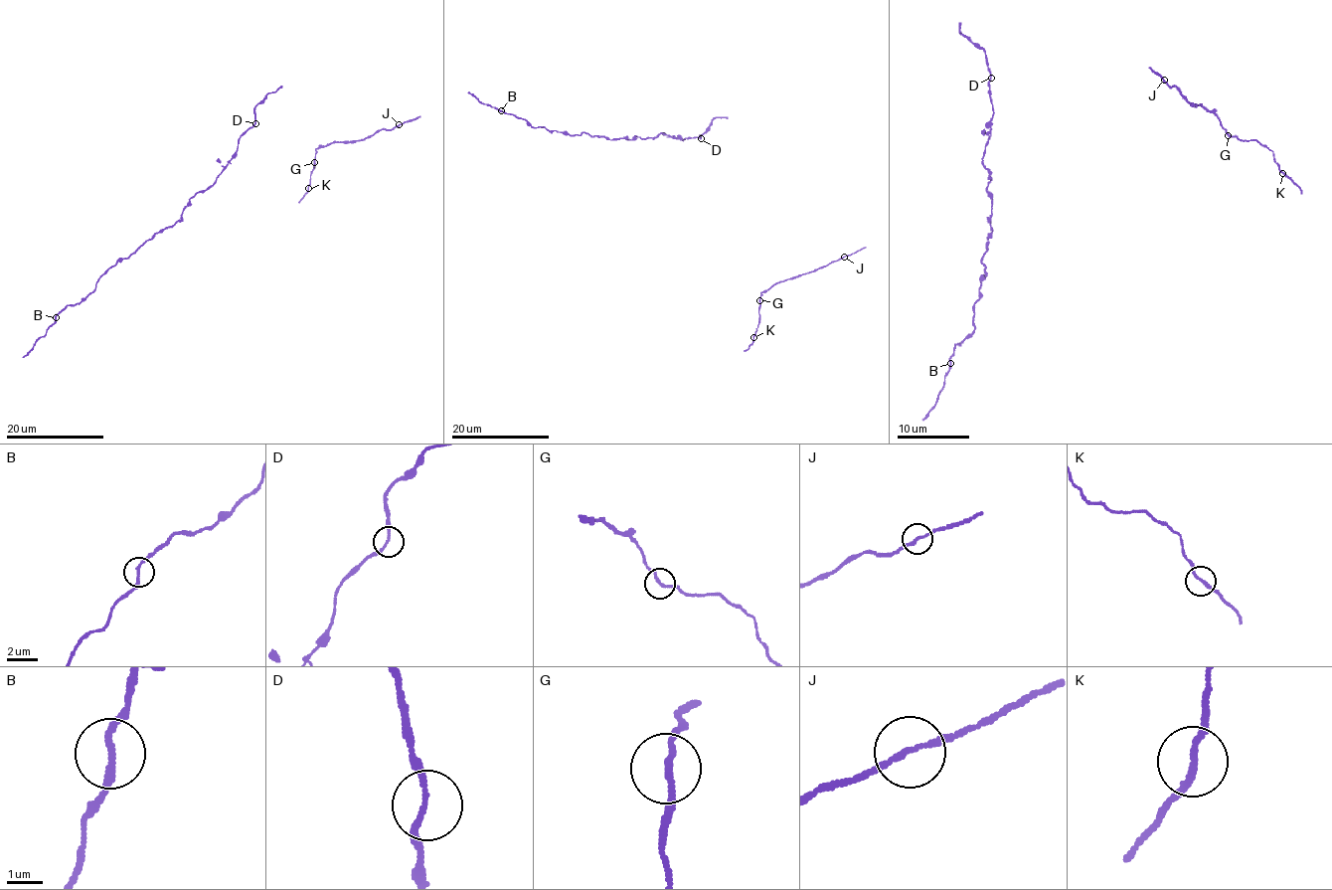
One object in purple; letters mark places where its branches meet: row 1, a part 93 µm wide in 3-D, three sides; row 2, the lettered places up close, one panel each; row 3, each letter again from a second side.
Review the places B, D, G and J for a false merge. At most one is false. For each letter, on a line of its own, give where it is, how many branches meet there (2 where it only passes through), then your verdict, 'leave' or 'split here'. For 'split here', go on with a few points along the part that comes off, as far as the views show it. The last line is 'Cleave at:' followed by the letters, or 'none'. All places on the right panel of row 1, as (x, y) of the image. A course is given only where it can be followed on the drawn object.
B: at (950, 363); 2 branches meet; leave
D: at (991, 78); 2 branches meet; leave
G: at (1228, 135); 2 branches meet; leave
J: at (1164, 80); 2 branches meet; leave
Cleave at: none

